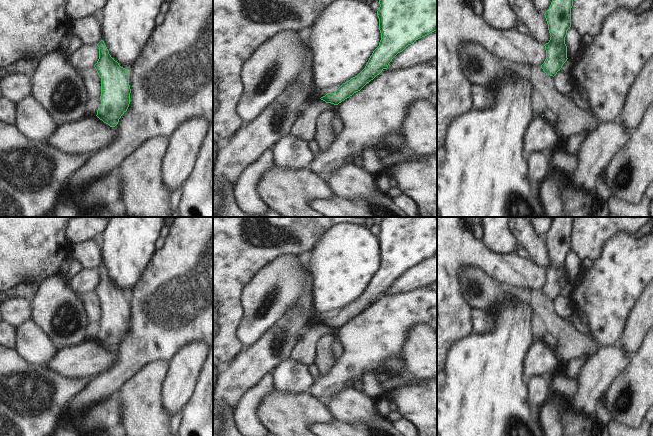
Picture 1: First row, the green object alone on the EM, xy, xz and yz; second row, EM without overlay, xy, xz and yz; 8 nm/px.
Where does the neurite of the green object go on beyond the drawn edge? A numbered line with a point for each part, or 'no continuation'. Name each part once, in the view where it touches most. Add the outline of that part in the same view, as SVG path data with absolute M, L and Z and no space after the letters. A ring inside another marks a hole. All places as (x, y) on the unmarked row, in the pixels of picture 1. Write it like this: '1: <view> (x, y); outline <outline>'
no continuation

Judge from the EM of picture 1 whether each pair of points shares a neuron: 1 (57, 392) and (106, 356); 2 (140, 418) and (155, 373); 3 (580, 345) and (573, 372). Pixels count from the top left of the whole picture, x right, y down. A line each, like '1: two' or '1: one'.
1: two
2: one
3: two

